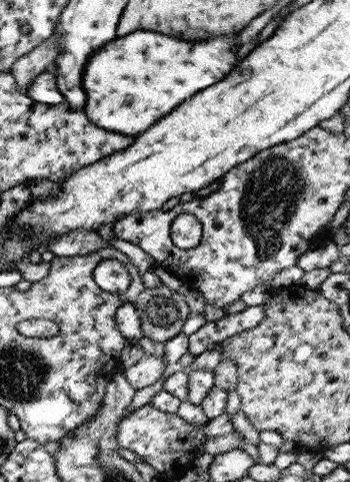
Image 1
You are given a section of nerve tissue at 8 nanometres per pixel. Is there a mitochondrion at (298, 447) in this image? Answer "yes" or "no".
no

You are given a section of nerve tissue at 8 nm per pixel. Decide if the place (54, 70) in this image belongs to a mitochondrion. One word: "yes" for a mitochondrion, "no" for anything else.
no

